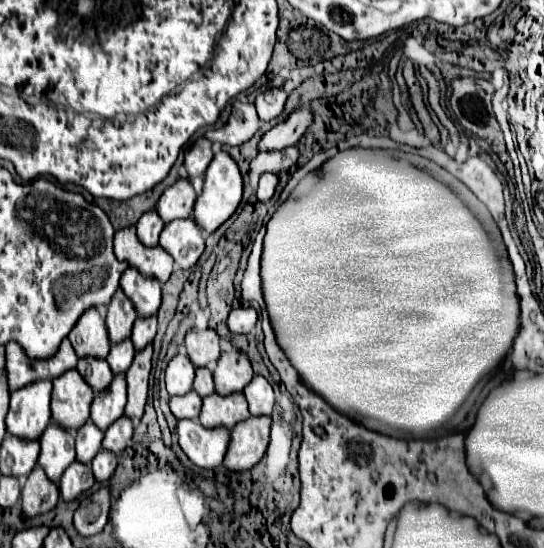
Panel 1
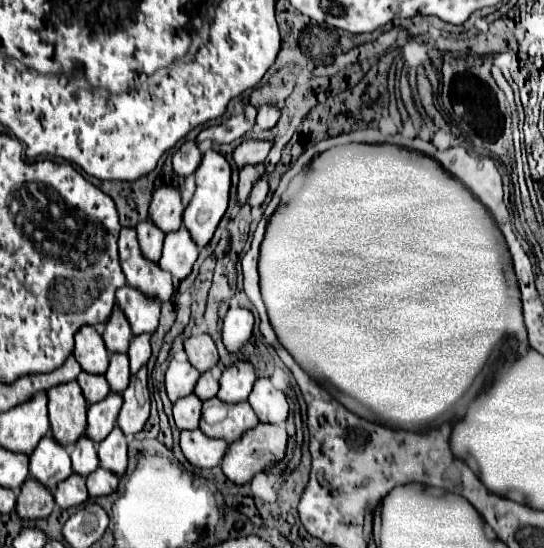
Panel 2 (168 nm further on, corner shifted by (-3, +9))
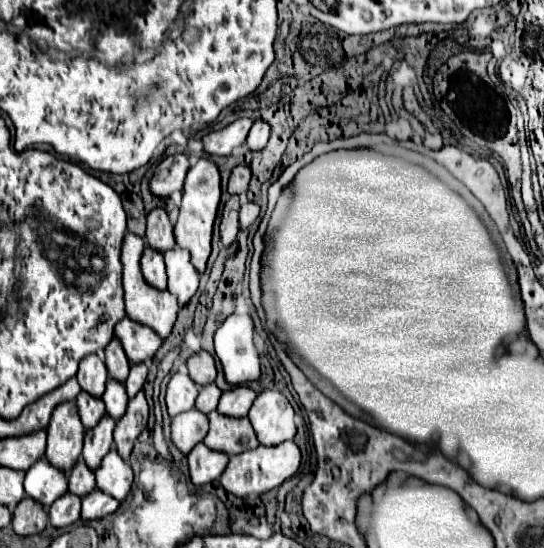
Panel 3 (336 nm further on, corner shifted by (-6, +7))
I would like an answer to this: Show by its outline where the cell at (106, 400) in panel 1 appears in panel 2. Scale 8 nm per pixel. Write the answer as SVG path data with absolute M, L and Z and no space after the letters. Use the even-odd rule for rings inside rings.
M109 392L99 404L91 404L87 410L87 436L93 442L101 442L115 426L115 416L123 404L123 396Z

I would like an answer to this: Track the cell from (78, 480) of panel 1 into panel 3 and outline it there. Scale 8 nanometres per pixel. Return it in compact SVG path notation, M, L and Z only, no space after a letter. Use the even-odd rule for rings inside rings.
M66 492L62 498L58 498L50 506L48 518L54 528L66 528L66 526L74 524L80 518L80 498Z

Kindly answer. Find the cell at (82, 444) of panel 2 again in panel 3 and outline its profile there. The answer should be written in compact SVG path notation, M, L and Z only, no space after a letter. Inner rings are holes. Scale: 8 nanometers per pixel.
M78 460L76 466L70 470L70 476L68 476L68 492L84 498L94 488L96 488L94 472L82 460Z

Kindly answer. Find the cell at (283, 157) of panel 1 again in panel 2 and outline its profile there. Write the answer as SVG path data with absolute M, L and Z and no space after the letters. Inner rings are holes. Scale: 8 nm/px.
M247 164L247 168L243 168L243 170L239 172L239 190L237 190L237 194L239 194L239 204L243 204L243 202L247 200L251 188L253 188L253 182L255 182L259 176L263 176L263 174L265 174L265 172L263 172L263 164Z

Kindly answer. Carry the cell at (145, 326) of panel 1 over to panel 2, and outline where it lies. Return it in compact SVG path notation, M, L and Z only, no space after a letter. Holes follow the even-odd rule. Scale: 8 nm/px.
M133 336L129 346L129 360L131 360L131 374L135 374L143 364L147 364L151 356L151 336Z

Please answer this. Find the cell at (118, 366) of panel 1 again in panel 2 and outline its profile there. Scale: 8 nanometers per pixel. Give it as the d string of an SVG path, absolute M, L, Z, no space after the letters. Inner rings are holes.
M111 354L109 356L109 368L105 372L105 378L111 386L111 392L123 392L129 384L129 360L127 354Z

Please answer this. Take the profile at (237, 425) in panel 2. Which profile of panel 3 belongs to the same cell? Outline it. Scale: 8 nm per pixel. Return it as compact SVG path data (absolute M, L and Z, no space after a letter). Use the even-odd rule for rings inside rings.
M212 412L208 414L208 420L210 420L210 432L204 438L204 444L210 450L234 456L246 450L254 450L258 446L258 438L248 418L224 418L222 414Z

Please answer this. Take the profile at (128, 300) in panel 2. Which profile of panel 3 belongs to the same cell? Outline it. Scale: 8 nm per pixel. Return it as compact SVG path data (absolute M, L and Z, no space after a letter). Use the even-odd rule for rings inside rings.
M124 318L122 322L118 322L114 334L122 342L124 354L130 360L130 364L150 362L162 344L158 334L154 334L154 330L148 330L146 326L140 326L130 318Z

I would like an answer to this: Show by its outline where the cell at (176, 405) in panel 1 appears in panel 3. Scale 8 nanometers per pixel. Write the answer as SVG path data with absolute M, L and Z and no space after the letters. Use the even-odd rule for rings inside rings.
M192 408L188 412L182 412L178 416L172 418L172 442L174 446L188 456L188 452L204 440L204 436L208 434L208 416L202 414L200 410Z

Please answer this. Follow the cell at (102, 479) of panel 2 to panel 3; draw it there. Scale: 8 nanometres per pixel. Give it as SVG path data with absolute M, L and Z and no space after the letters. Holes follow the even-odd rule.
M94 490L86 498L82 498L82 520L98 520L112 512L116 512L118 502L100 490Z

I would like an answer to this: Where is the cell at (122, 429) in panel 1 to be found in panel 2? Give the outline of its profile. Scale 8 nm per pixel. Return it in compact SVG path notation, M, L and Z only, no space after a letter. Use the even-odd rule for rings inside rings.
M115 426L115 430L111 430L111 434L97 444L97 456L103 468L123 476L127 468L127 438L119 432L119 426Z

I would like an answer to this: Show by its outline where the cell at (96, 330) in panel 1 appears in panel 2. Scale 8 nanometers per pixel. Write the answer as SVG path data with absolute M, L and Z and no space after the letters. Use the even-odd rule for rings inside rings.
M85 326L75 334L75 350L73 356L81 364L85 372L91 374L105 374L109 366L109 352L107 346L103 344L101 334L97 332L95 326Z

